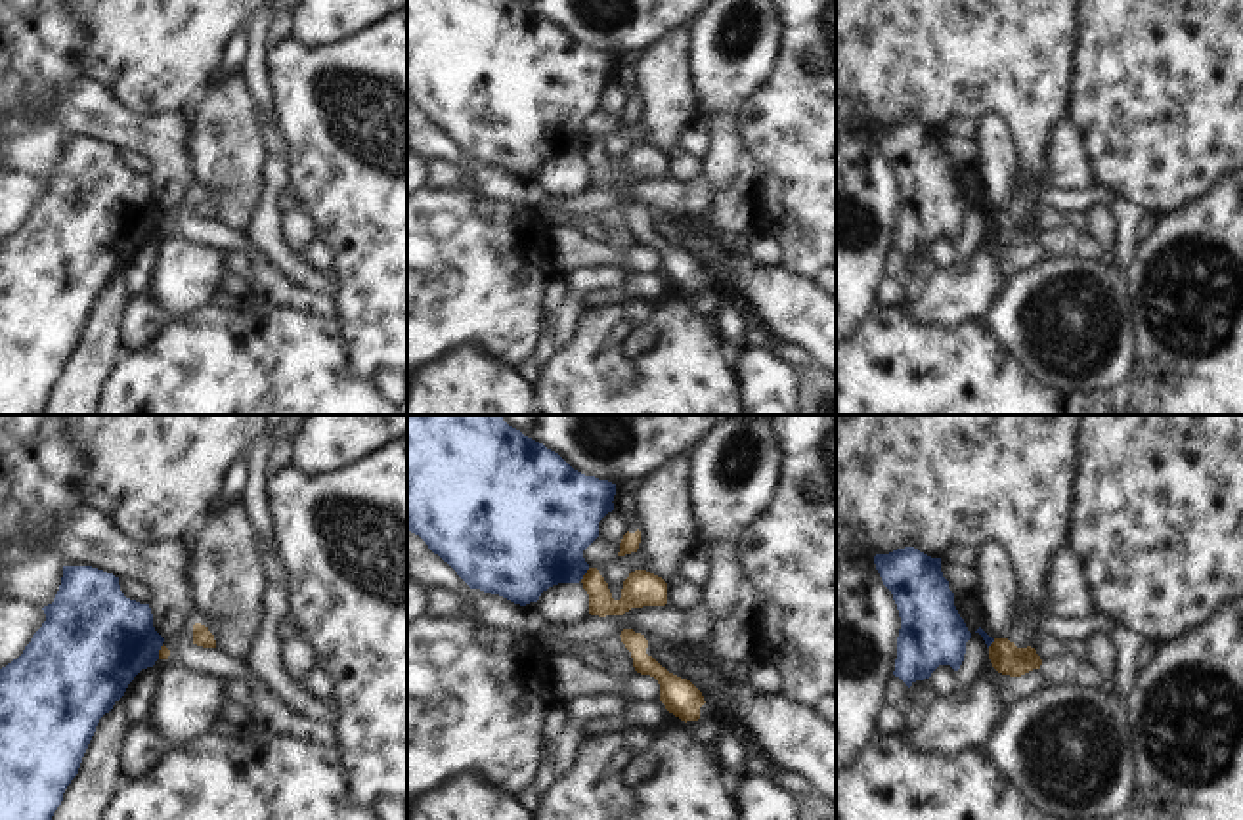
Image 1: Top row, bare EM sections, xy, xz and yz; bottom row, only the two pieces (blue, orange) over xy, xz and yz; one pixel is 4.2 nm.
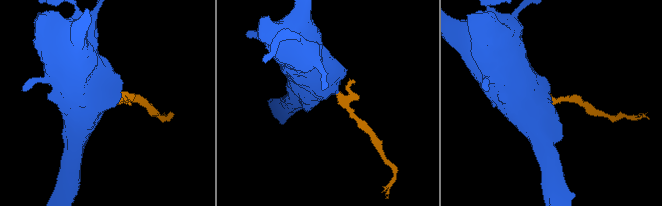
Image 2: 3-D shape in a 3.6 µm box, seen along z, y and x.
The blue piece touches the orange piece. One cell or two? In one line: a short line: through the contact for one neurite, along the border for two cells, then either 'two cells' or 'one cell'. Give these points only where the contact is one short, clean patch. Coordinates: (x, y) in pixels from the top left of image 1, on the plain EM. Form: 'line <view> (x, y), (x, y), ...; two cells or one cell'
line xz (589, 140), (580, 151); two cells

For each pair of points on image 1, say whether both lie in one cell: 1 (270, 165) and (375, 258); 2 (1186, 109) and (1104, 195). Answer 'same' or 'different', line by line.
1: different
2: different

